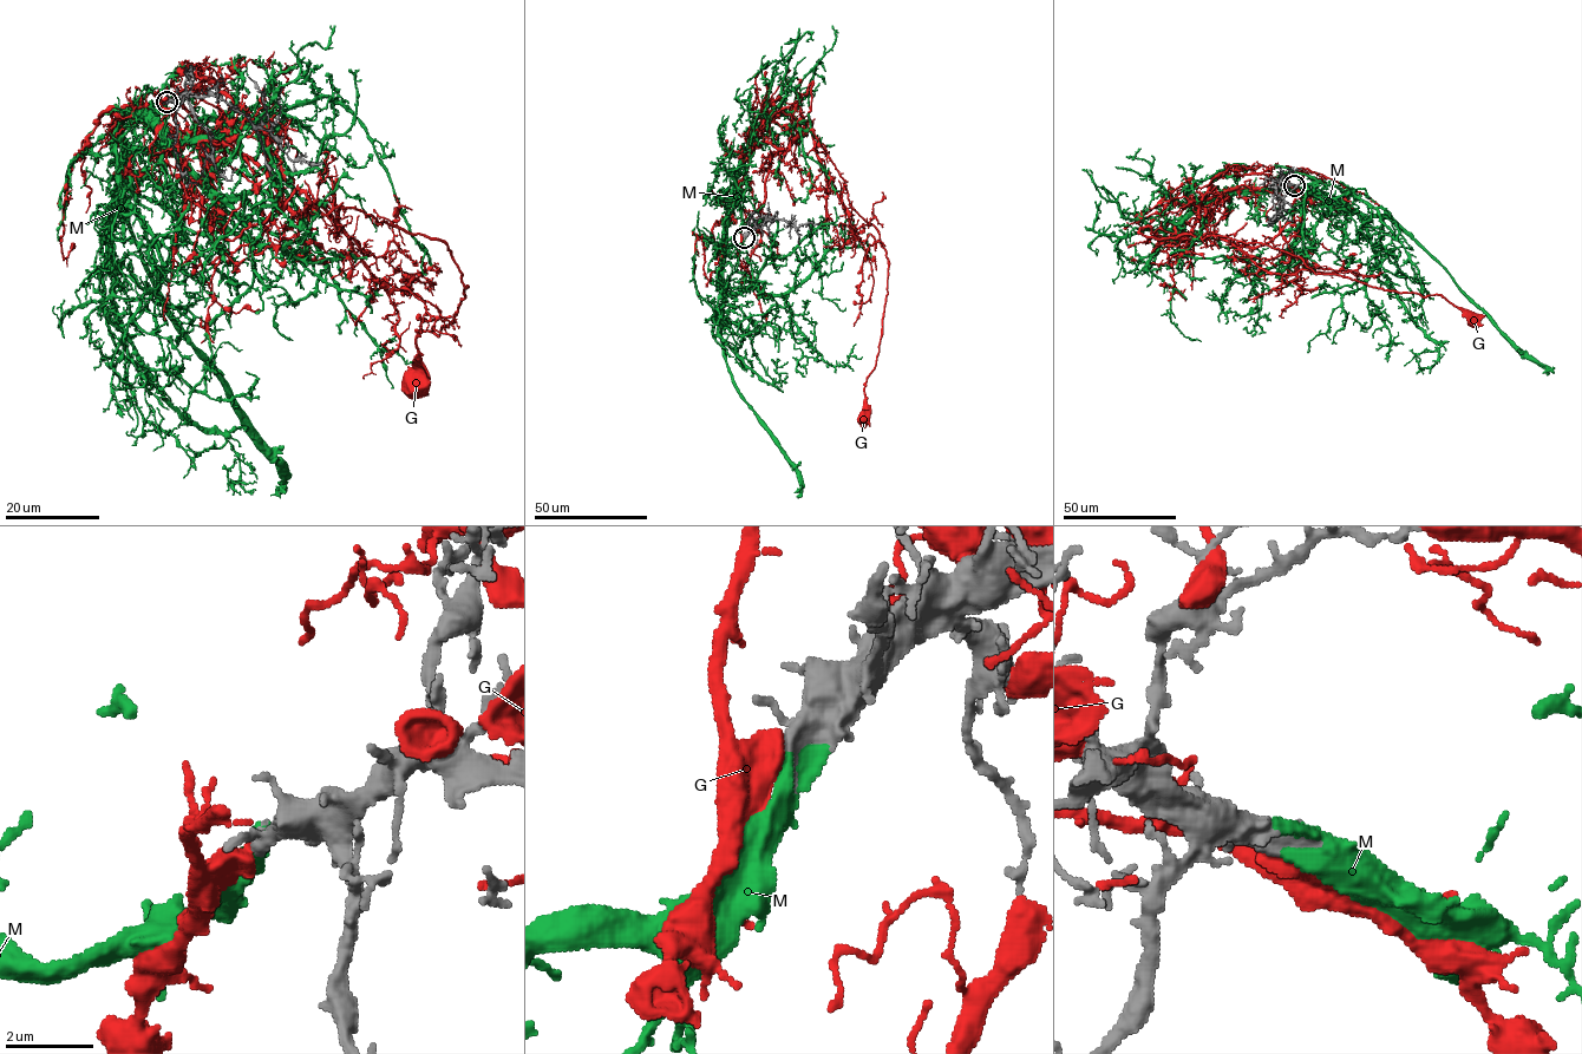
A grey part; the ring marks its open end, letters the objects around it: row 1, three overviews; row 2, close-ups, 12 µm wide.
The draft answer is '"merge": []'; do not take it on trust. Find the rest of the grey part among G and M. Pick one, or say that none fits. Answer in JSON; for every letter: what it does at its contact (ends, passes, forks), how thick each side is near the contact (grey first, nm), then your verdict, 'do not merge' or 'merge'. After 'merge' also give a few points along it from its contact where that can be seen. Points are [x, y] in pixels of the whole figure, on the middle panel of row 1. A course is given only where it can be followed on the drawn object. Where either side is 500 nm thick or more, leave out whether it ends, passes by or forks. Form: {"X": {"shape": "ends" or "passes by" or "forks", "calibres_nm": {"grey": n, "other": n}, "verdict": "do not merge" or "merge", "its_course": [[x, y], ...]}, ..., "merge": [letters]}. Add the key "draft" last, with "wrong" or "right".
{"G": {"calibres_nm": {"grey": 400, "other": 500}, "verdict": "do not merge"}, "M": {"shape": "ends", "calibres_nm": {"grey": 360, "other": 480}, "verdict": "merge", "its_course": [[744, 237], [724, 257], [723, 354], [738, 392], [769, 429], [796, 471], [801, 497]]}, "merge": ["M"], "draft": "wrong"}

